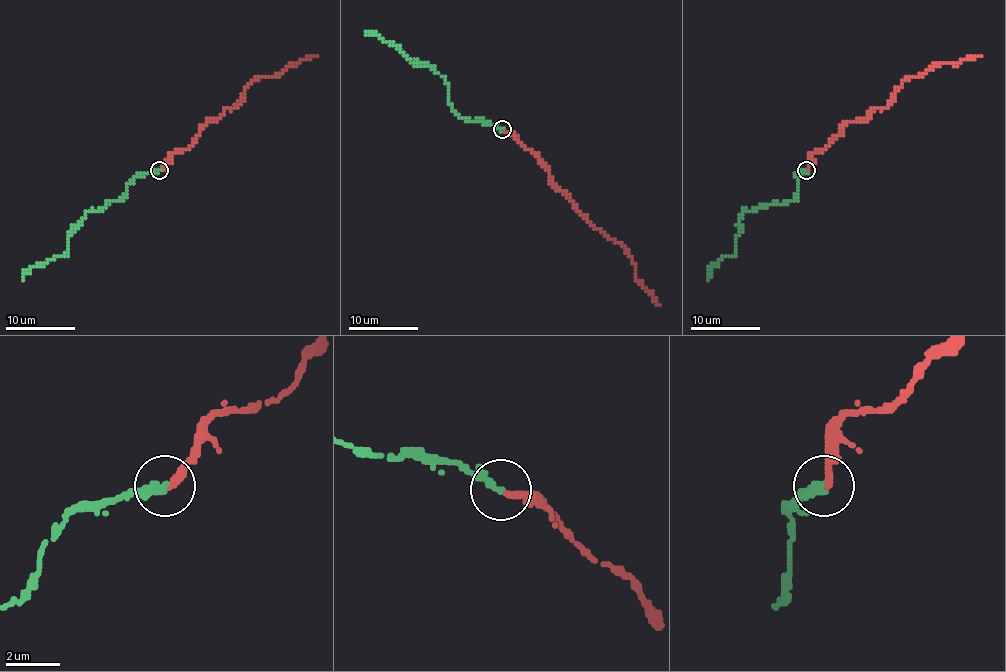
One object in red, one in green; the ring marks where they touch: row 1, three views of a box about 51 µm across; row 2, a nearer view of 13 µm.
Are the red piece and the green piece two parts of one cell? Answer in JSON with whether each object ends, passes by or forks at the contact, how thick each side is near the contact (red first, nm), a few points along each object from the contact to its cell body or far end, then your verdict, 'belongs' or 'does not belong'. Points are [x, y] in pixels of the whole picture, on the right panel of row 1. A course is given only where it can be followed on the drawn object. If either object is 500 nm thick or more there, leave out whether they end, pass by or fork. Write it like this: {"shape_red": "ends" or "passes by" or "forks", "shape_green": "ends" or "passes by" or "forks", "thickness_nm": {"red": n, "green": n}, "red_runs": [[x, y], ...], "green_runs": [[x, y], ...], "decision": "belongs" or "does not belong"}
{"shape_red": "ends", "shape_green": "passes by", "thickness_nm": {"red": 280, "green": 240}, "red_runs": [[807, 171], [812, 152], [826, 146], [847, 122], [885, 108], [908, 77], [982, 56]], "green_runs": [[806, 171], [799, 174], [797, 196], [793, 200], [759, 205], [740, 214], [736, 252], [711, 267], [707, 279]], "decision": "belongs"}

